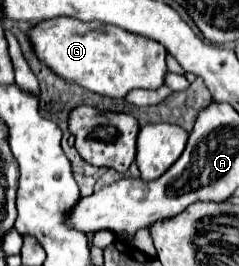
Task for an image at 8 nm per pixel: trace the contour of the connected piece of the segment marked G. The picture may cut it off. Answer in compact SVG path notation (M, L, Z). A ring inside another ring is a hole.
M51 18L29 30L35 54L63 80L75 82L95 94L125 98L131 90L157 90L167 76L163 44L101 22L79 22L75 18Z

